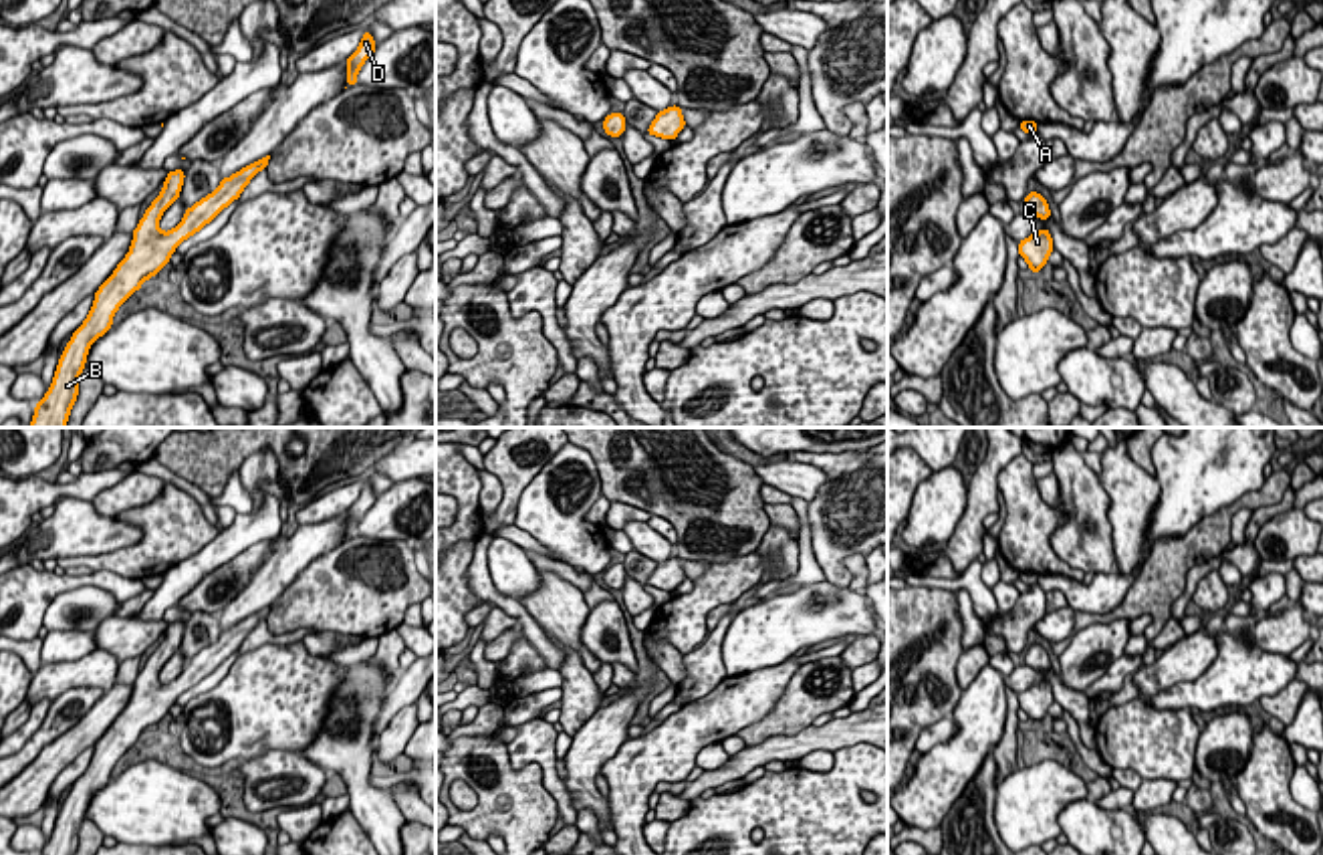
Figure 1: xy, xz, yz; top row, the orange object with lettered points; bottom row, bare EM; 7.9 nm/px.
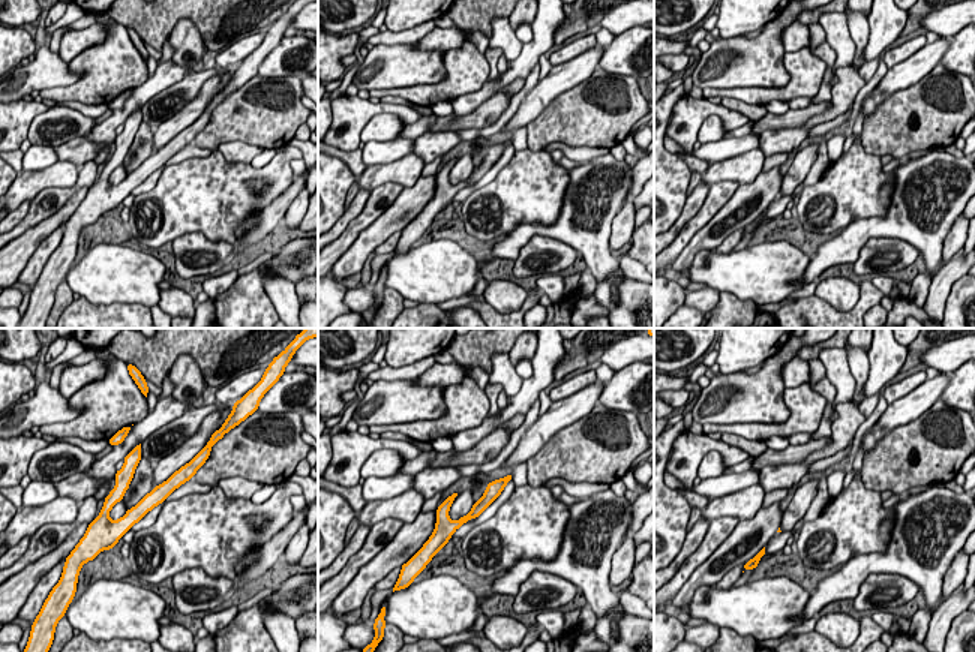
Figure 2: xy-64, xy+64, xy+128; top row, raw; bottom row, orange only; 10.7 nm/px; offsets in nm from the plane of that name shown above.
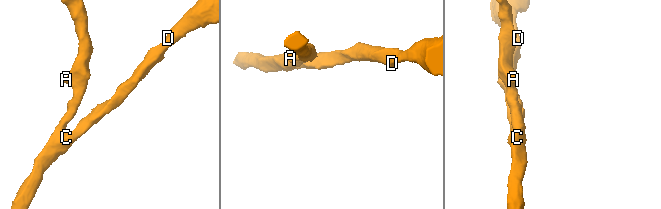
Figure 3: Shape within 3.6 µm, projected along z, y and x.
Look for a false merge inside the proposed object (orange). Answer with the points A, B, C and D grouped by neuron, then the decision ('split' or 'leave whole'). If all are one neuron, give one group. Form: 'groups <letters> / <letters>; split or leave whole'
groups A B C D; leave whole

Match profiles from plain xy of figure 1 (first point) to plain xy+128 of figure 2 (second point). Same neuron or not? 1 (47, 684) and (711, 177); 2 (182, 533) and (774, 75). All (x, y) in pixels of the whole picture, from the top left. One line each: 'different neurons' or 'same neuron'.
1: same neuron
2: different neurons

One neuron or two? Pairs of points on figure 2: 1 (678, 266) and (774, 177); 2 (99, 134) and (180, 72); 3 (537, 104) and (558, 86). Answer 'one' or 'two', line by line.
1: one
2: one
3: one

